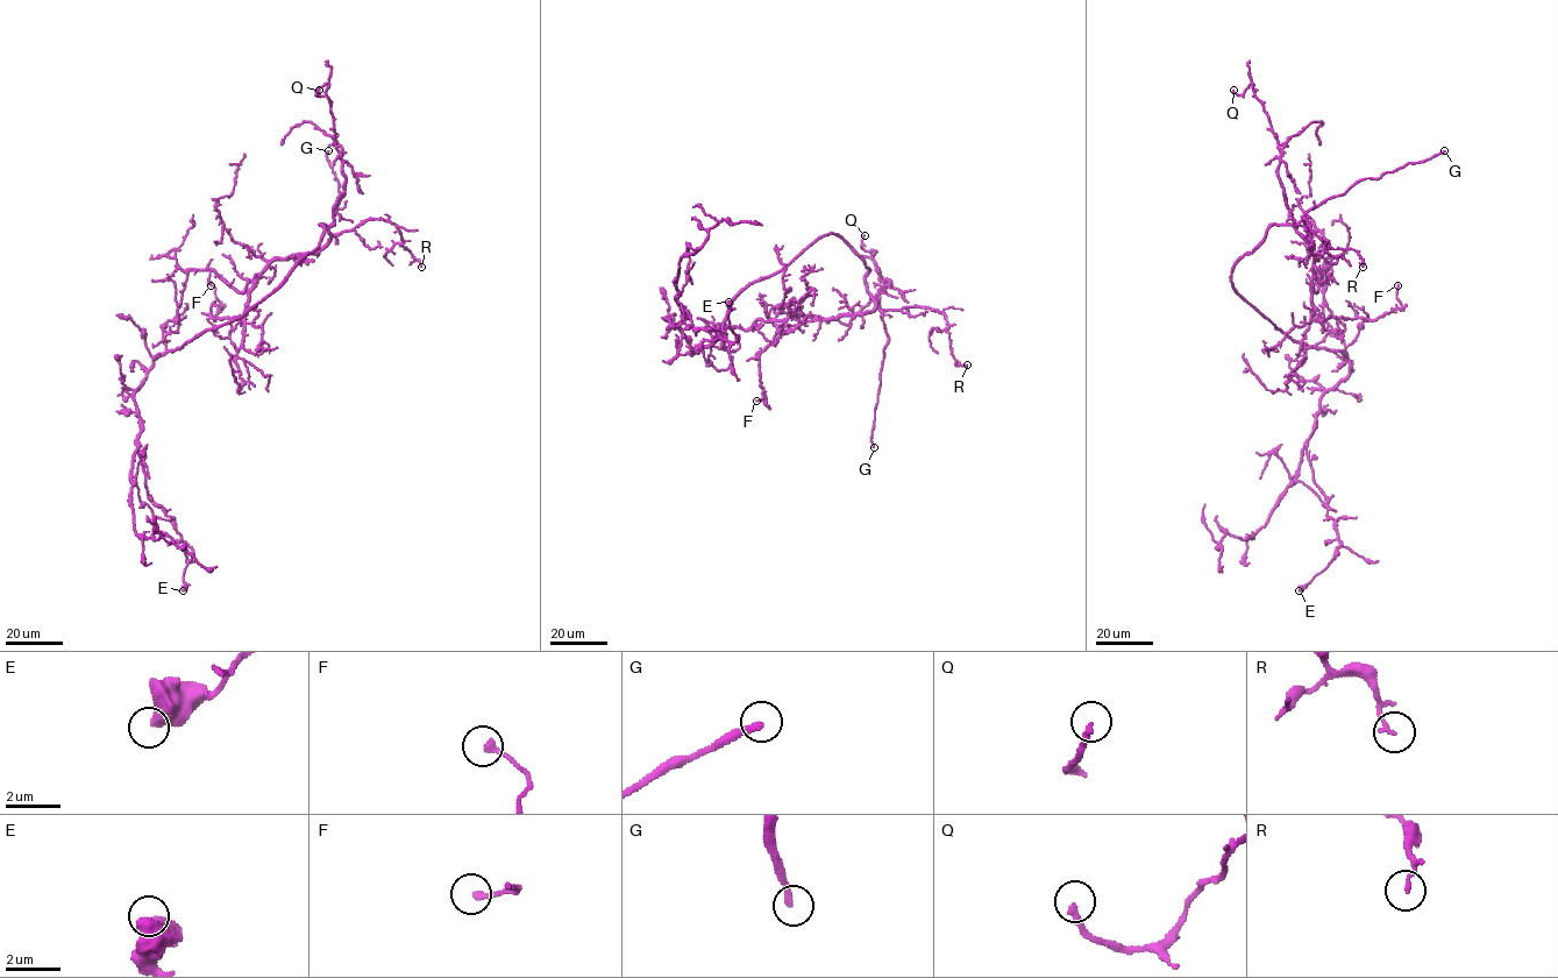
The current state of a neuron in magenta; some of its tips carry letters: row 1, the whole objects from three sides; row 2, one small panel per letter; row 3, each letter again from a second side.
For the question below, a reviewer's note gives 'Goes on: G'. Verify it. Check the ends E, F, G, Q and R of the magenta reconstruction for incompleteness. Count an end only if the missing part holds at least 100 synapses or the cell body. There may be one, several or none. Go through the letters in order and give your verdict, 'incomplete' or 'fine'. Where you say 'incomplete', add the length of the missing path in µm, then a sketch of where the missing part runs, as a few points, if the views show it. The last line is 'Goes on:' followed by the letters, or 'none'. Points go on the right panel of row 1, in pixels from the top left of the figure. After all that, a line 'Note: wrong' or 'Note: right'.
E: fine
F: fine
G: incomplete | 30 µm | (1444, 150), (1462, 149), (1478, 142), (1495, 157)
Q: fine
R: fine
Goes on: G
Note: right

